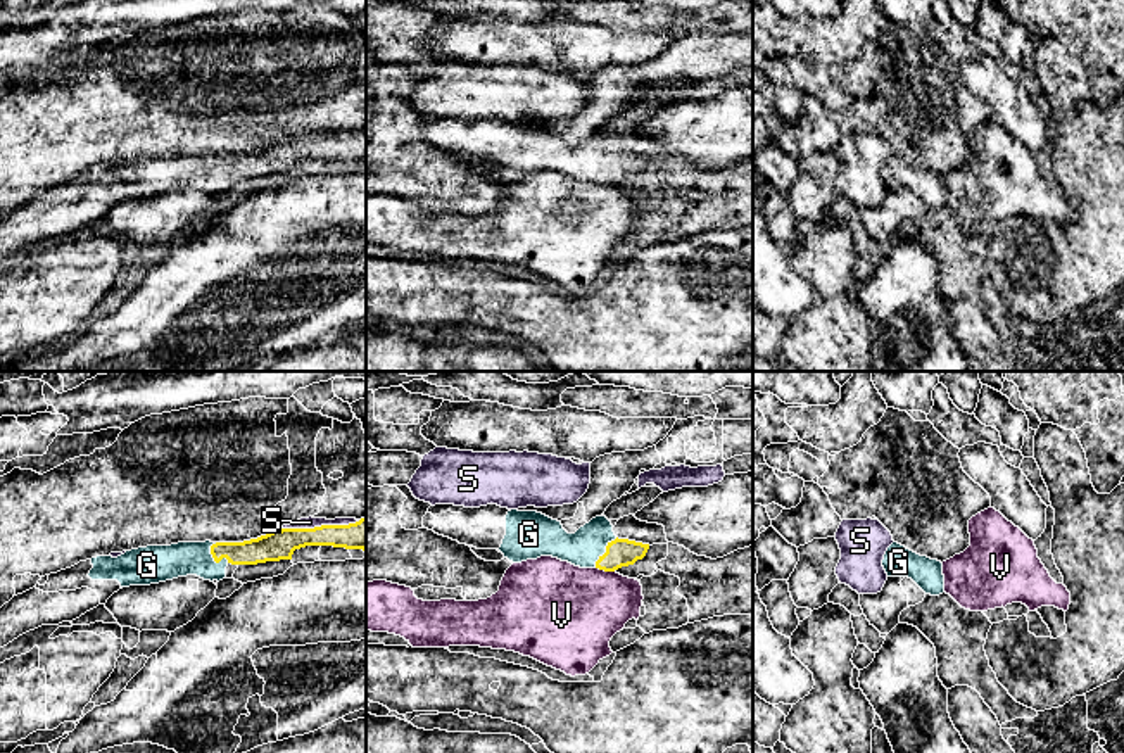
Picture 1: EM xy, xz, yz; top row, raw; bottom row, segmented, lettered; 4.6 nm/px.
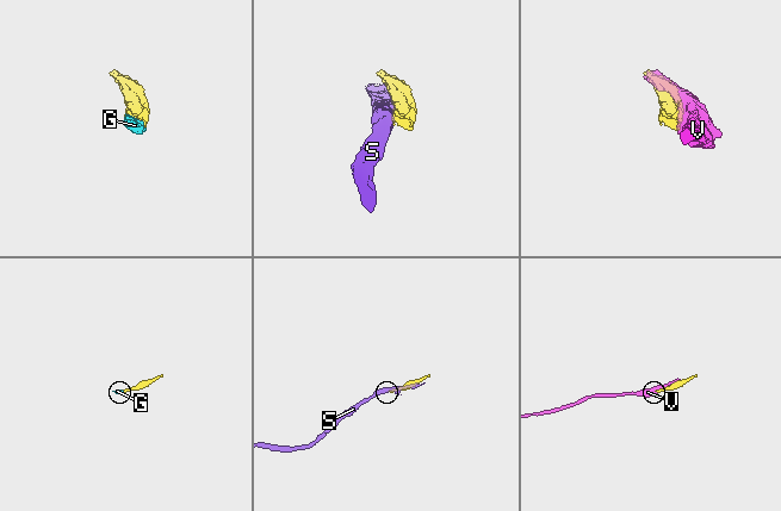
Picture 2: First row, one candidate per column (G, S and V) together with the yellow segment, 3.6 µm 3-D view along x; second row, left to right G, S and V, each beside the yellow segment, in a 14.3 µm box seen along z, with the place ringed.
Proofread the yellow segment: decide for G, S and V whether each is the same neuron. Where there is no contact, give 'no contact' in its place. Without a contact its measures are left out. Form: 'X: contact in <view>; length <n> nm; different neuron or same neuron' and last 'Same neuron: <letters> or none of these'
G: contact in xy; length 120 nm; same neuron
S: contact in xy; length 400 nm; different neuron
V: contact in xz; length 90 nm; different neuron
Same neuron: G

